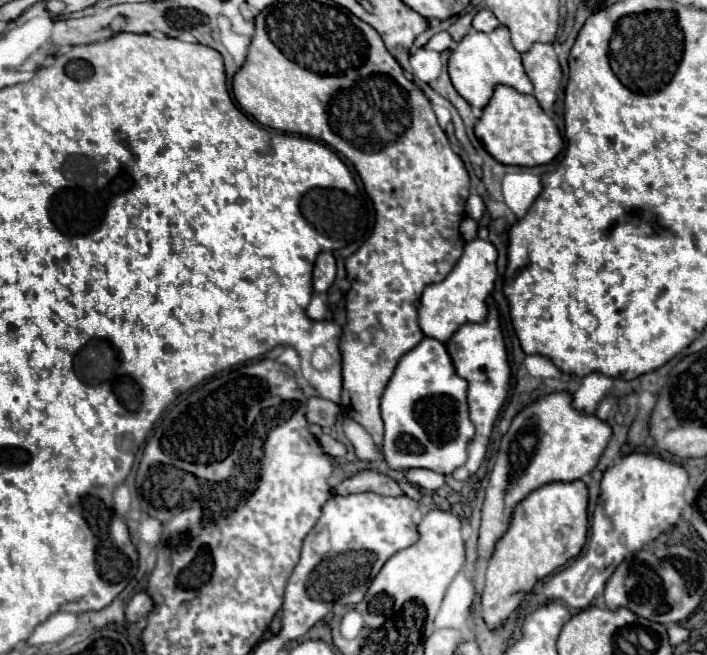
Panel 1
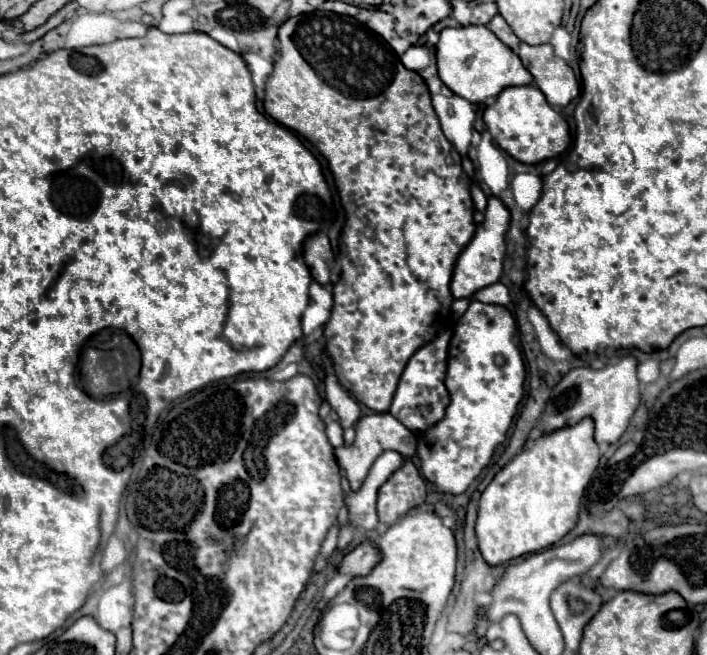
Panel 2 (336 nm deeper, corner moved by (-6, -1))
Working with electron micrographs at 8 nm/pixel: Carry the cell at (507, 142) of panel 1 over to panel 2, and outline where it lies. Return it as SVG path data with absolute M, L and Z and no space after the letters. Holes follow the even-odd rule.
M511 86L505 88L485 110L485 126L499 148L523 164L539 164L543 160L559 157L570 146L569 126L565 118L553 110L537 86Z

